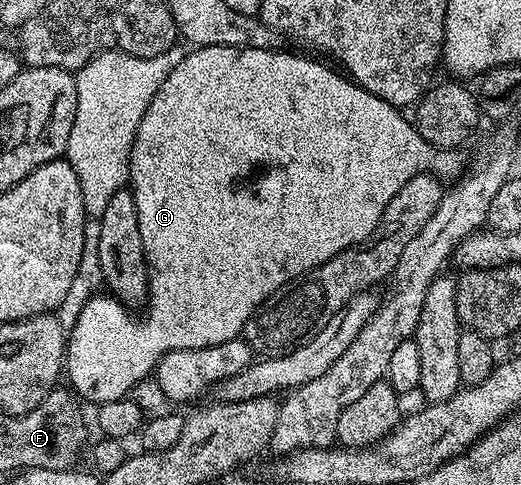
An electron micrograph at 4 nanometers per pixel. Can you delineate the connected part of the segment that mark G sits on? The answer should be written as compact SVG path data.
M196 46L193 47L182 58L182 62L178 62L178 66L174 66L174 70L170 70L168 77L162 82L162 86L154 94L154 98L150 102L150 106L146 106L146 114L142 114L142 122L138 126L138 132L134 138L134 144L130 150L130 162L128 163L128 184L132 189L134 196L134 206L138 208L138 230L142 230L142 246L146 254L146 262L148 263L148 303L146 311L143 313L144 320L135 320L133 313L125 308L115 296L111 294L95 294L82 306L81 313L78 314L77 321L70 329L66 336L66 380L70 385L71 391L75 393L81 401L89 400L92 406L99 406L106 402L114 402L115 400L125 399L129 395L128 392L135 386L139 380L144 380L153 375L156 370L156 364L167 352L174 350L194 350L195 348L205 348L206 346L218 346L222 342L230 342L237 339L243 333L246 322L255 314L262 306L262 302L266 302L266 298L270 298L270 294L274 294L274 290L278 290L286 282L290 282L294 278L303 276L305 272L314 270L318 266L322 266L322 262L326 262L334 254L338 254L343 248L350 248L353 244L360 244L368 238L378 226L378 222L382 218L382 214L386 210L386 206L390 202L390 198L394 198L394 194L398 194L398 190L402 190L402 186L406 186L406 182L410 182L410 178L421 174L435 173L441 181L452 182L457 179L465 171L466 160L464 164L463 151L460 150L437 150L431 144L426 142L426 138L422 138L422 134L418 134L415 123L411 119L404 117L405 113L401 109L396 108L390 102L386 102L382 98L378 98L374 94L370 94L355 80L347 75L341 74L335 67L327 68L324 64L319 64L316 60L311 60L308 56L295 56L292 52L284 52L285 50L277 50L267 48L266 50L254 50L253 48L231 48L230 46L206 46L205 48Z

